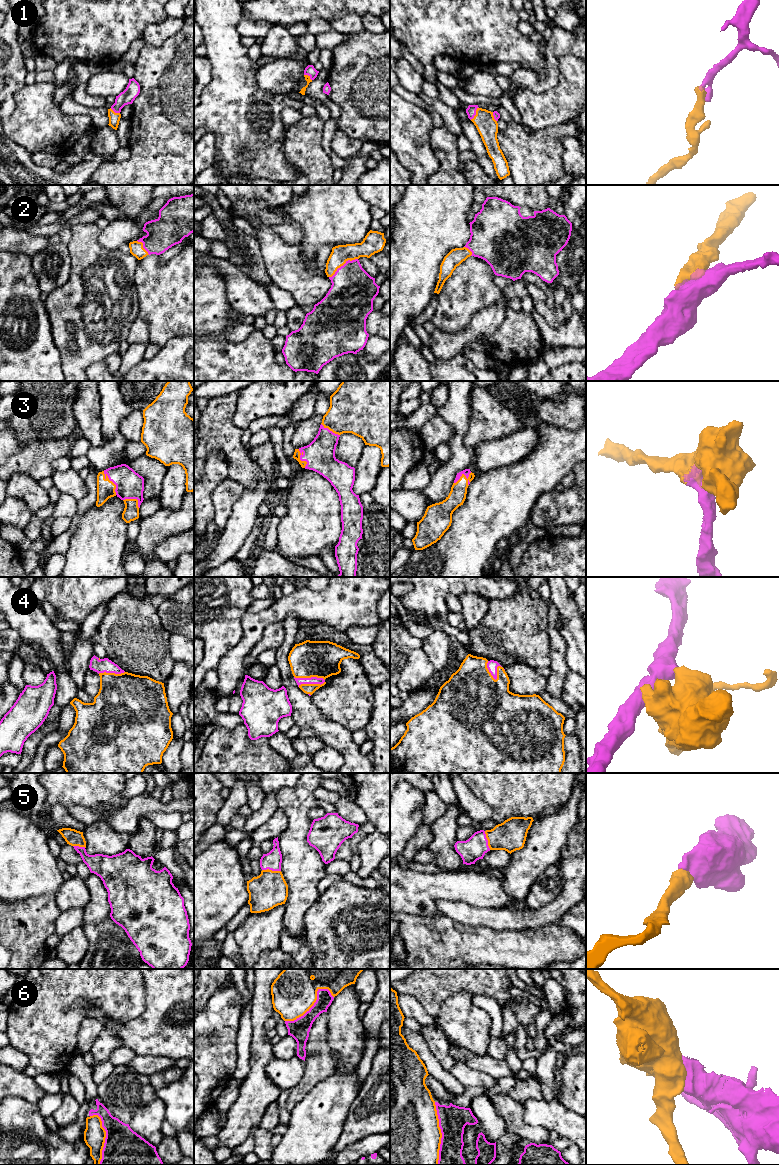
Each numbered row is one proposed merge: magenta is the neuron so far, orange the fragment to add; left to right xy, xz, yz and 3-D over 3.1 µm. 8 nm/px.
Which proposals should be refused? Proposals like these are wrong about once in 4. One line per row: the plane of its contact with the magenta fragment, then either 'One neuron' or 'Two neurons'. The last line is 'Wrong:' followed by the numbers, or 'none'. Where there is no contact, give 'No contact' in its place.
1: Touches magenta in yz. One neuron
2: Touches magenta in xz. One neuron
3: Touches magenta in xy. One neuron
4: Touches magenta in xz. One neuron
5: Touches magenta in xz. One neuron
6: Touches magenta in xz. One neuron
Wrong: none

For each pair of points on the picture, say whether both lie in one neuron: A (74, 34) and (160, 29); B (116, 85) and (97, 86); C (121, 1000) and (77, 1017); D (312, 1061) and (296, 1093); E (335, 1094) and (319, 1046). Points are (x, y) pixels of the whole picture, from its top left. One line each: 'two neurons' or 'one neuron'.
A: two neurons
B: one neuron
C: one neuron
D: one neuron
E: two neurons

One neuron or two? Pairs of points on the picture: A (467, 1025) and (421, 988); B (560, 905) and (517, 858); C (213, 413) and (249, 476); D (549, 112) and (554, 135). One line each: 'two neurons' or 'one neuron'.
A: two neurons
B: two neurons
C: one neuron
D: two neurons

